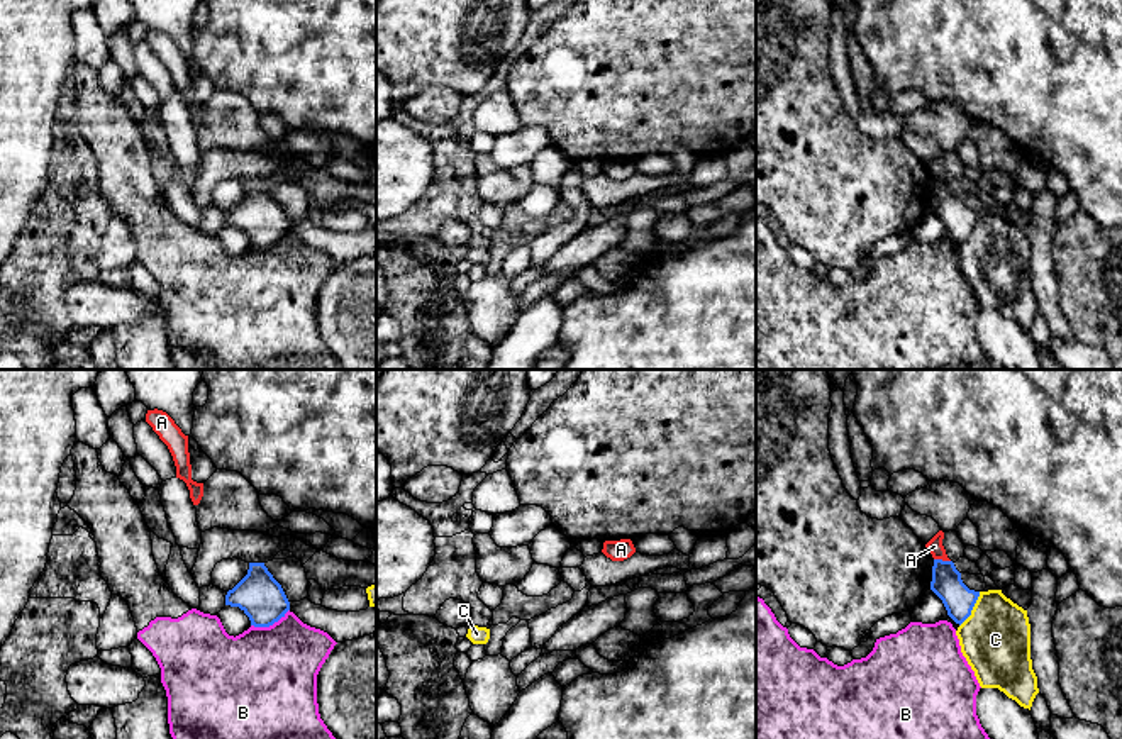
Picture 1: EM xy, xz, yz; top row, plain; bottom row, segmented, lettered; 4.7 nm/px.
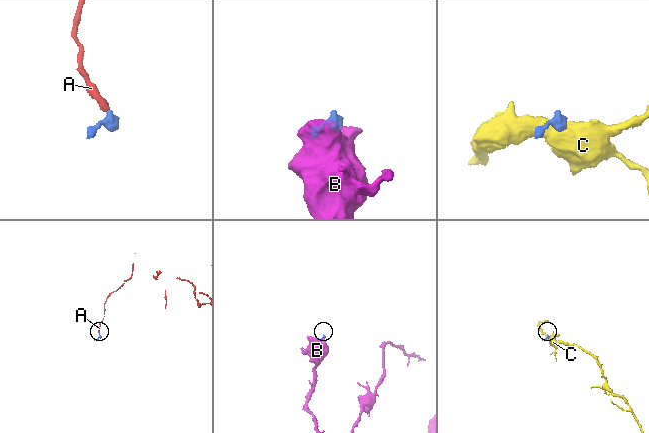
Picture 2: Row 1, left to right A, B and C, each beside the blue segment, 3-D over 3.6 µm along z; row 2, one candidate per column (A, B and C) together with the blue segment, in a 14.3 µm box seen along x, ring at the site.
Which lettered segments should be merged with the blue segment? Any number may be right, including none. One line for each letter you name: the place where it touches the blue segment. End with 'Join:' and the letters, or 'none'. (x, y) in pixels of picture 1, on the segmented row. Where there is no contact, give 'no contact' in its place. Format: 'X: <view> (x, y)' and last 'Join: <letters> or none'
Join: none

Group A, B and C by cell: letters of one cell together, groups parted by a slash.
A / B / C

